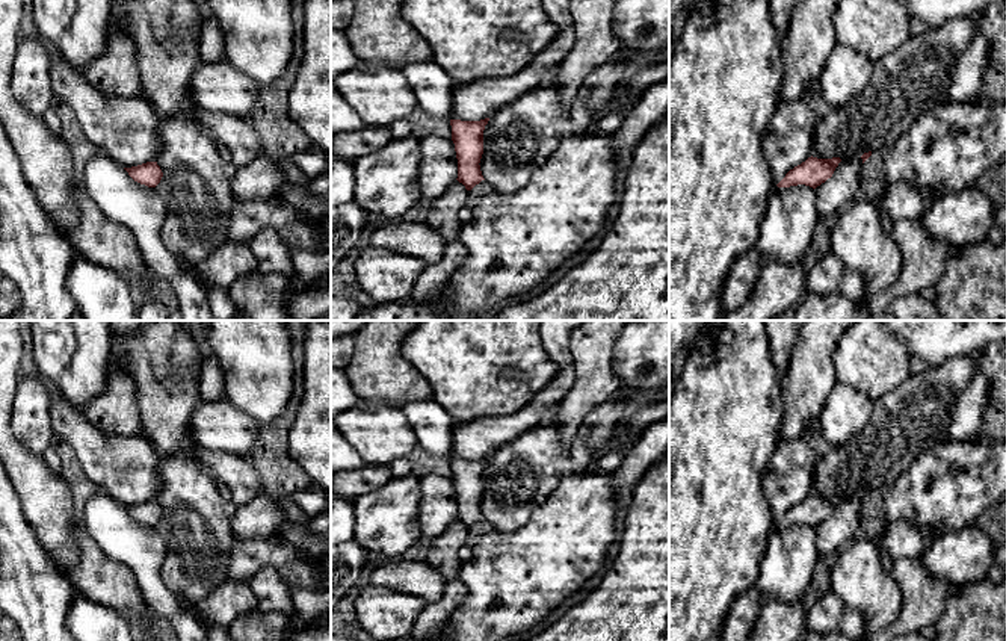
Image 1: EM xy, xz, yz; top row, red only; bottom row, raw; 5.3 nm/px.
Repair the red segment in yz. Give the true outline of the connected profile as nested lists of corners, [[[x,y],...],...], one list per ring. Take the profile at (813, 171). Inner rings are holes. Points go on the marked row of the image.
[[[811,156],[801,165],[790,169],[776,186],[790,187],[805,184],[816,189],[817,186],[820,186],[822,183],[832,177],[840,162],[841,162],[840,157],[817,159]]]

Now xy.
[[[147,162],[147,163],[131,166],[131,168],[124,168],[124,169],[134,181],[145,184],[148,187],[156,187],[163,177],[163,172],[157,165],[157,162]]]

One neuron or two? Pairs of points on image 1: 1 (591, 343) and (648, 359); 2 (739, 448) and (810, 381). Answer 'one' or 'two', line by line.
1: two
2: two

